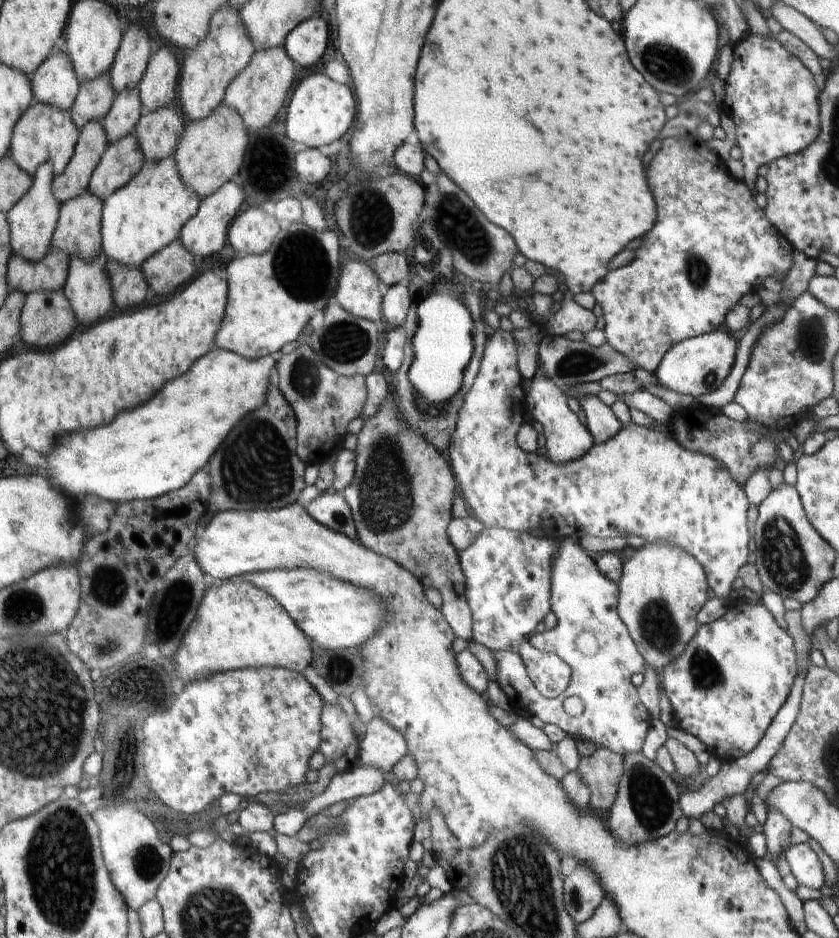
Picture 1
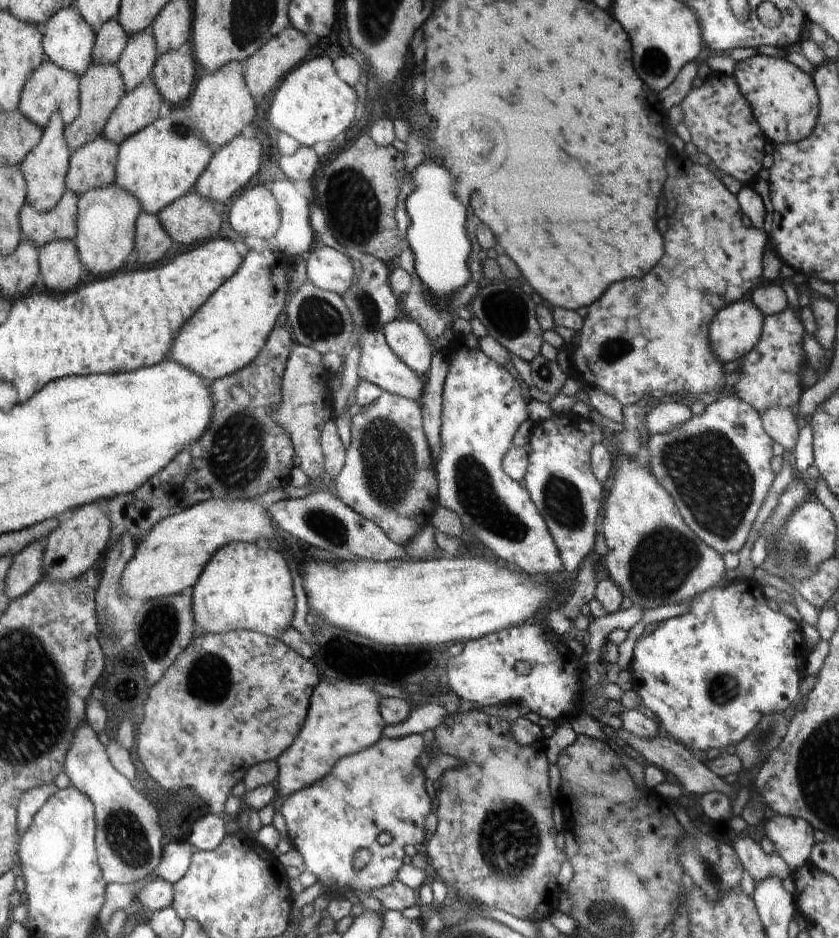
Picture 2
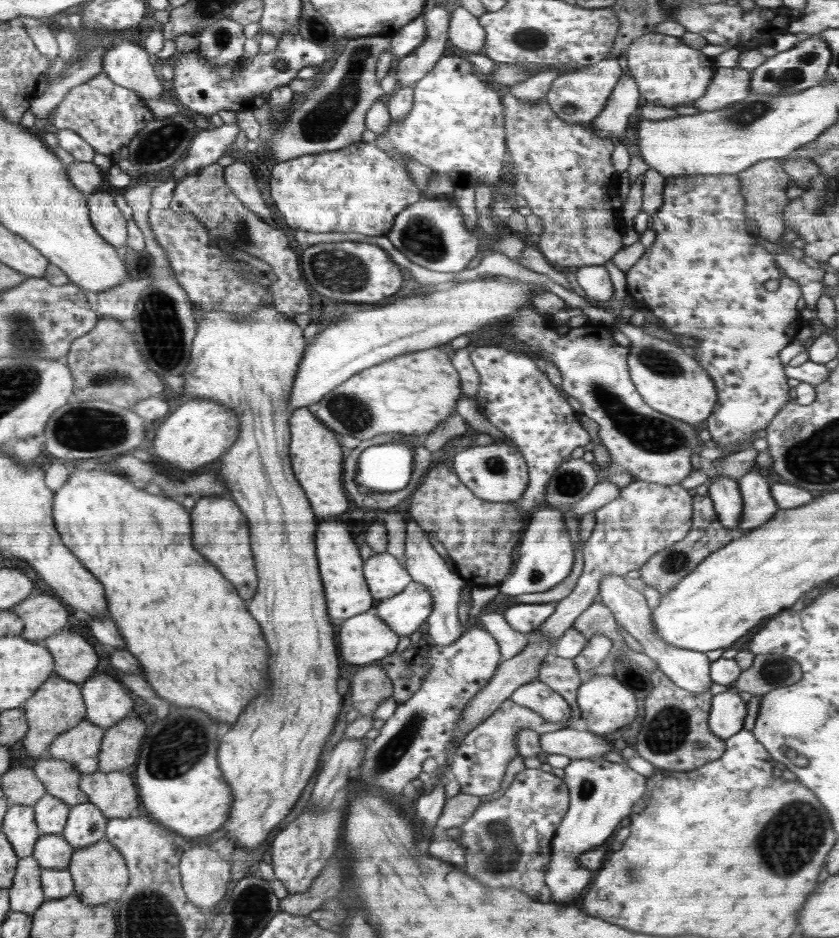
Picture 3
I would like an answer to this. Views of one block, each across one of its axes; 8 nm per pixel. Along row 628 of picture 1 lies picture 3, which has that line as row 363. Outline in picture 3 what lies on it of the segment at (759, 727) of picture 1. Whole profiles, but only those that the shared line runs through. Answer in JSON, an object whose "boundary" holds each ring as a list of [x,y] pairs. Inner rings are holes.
{"boundary":[[[706,174],[694,175],[692,177],[672,177],[667,178],[665,188],[663,190],[663,204],[656,214],[650,217],[652,228],[656,234],[654,243],[648,247],[640,260],[628,269],[626,275],[626,291],[627,295],[632,298],[636,304],[644,309],[650,310],[656,318],[658,318],[657,326],[666,330],[670,334],[678,337],[695,338],[697,346],[695,347],[695,359],[697,363],[706,371],[714,382],[717,390],[717,405],[712,409],[712,414],[709,414],[708,419],[702,427],[708,429],[712,439],[716,441],[717,448],[727,448],[735,442],[743,442],[743,440],[751,440],[753,434],[759,430],[765,430],[768,423],[776,417],[776,413],[790,400],[793,400],[792,388],[788,385],[787,376],[785,373],[785,364],[780,360],[780,351],[788,346],[792,341],[796,340],[796,334],[805,321],[800,317],[799,310],[796,309],[798,298],[803,296],[801,289],[795,286],[794,283],[788,282],[788,277],[782,277],[780,269],[776,266],[774,255],[768,253],[762,245],[756,241],[756,237],[746,231],[744,224],[747,217],[744,214],[744,198],[741,195],[740,182],[736,175],[728,174]],[[768,280],[784,280],[784,284],[770,292],[764,287],[764,283]]]}

